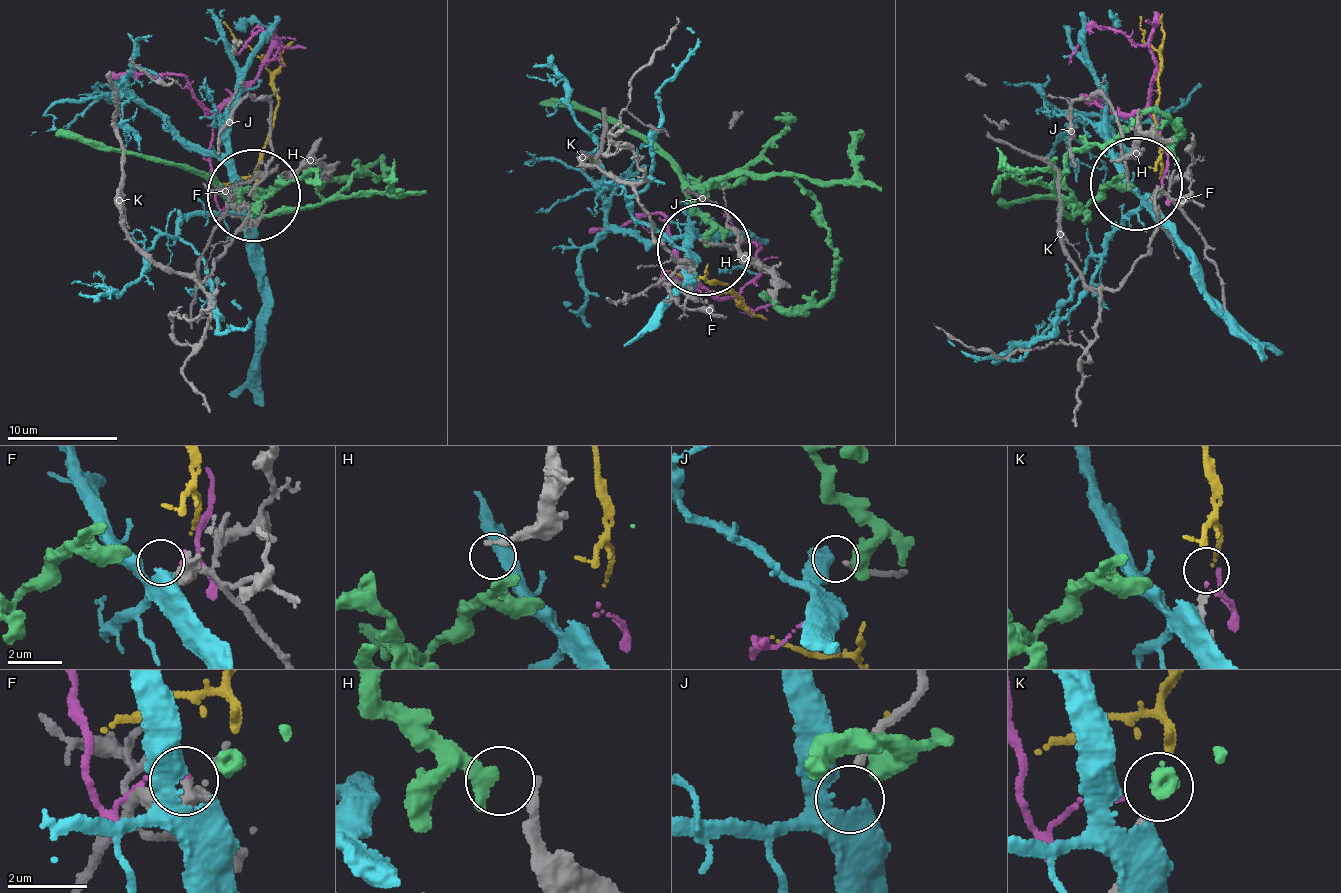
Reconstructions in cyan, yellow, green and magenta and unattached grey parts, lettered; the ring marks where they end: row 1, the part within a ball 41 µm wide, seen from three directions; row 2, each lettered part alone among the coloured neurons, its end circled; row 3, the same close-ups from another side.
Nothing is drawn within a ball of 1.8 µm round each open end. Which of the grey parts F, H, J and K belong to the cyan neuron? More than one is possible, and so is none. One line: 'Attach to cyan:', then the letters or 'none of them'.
Attach to cyan: F

